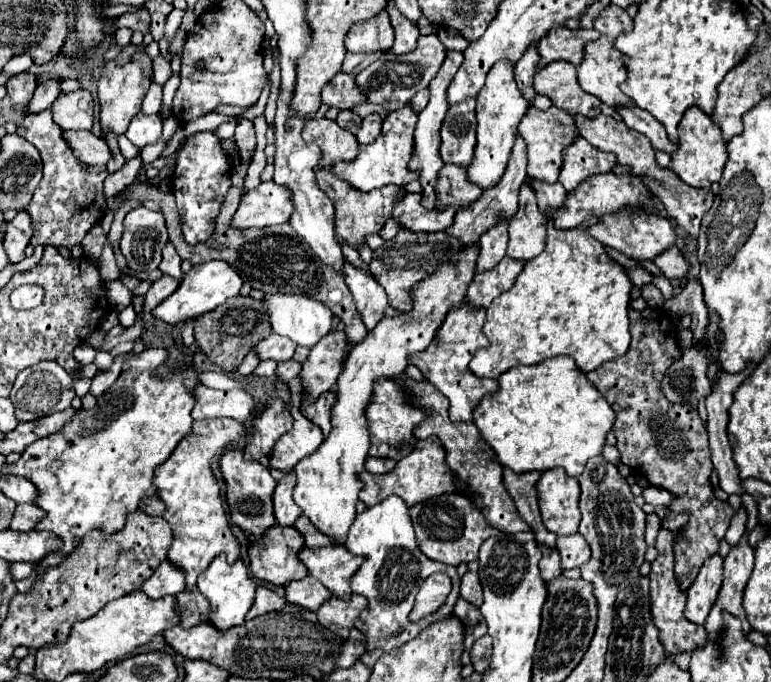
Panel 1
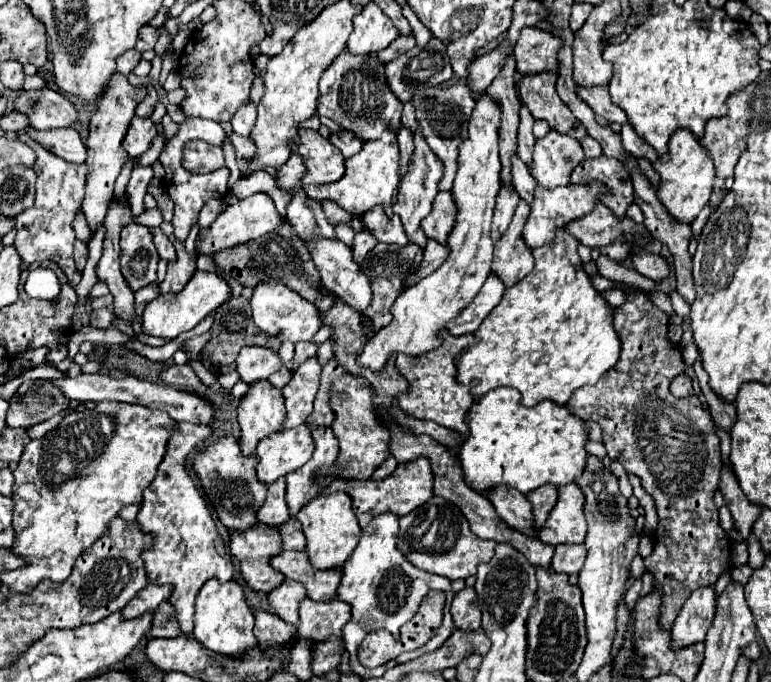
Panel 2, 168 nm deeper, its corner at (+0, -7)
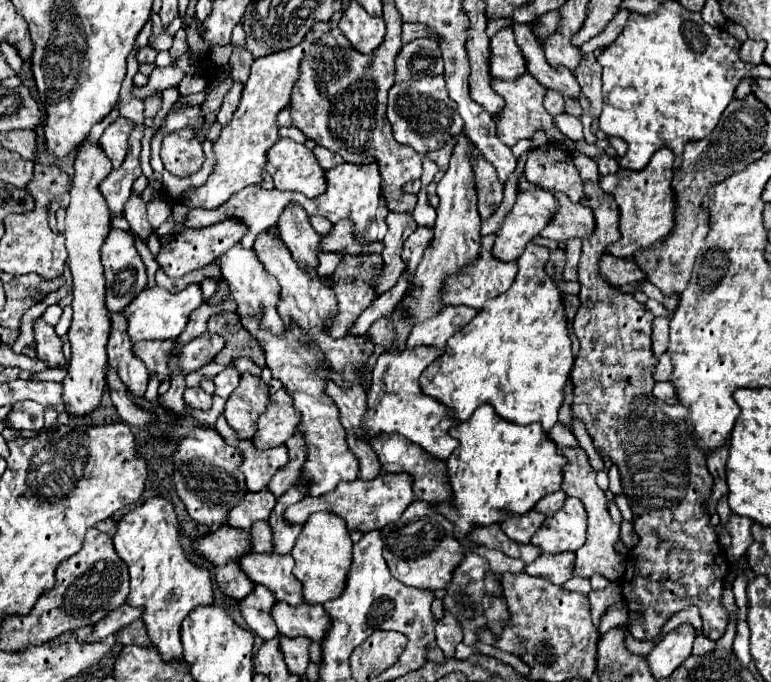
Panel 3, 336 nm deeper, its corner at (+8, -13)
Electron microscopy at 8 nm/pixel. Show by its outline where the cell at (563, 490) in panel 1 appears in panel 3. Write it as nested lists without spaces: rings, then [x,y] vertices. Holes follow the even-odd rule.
[[[566,498],[564,506],[552,516],[546,518],[542,528],[532,536],[532,544],[542,548],[544,552],[560,552],[560,550],[570,550],[576,552],[586,540],[586,510],[582,508],[582,502],[578,498]]]

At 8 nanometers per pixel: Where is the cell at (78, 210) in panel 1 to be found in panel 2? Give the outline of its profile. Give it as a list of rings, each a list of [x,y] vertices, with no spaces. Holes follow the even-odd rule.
[[[24,130],[18,132],[18,138],[22,142],[26,142],[38,154],[38,158],[34,162],[34,172],[36,172],[38,180],[36,180],[36,202],[34,202],[34,206],[15,217],[16,238],[14,238],[12,244],[16,246],[16,252],[20,254],[20,258],[26,264],[52,260],[66,272],[70,284],[78,284],[80,272],[76,270],[74,256],[72,256],[72,244],[76,240],[72,220],[74,220],[76,210],[80,208],[84,199],[86,166],[58,158],[56,154],[48,152],[40,144],[36,144]]]

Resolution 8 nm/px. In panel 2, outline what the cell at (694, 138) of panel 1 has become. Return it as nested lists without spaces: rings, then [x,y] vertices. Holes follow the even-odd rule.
[[[676,130],[668,142],[668,154],[660,156],[656,162],[652,162],[652,166],[660,176],[656,194],[662,206],[666,206],[668,214],[676,222],[692,224],[698,212],[708,204],[712,186],[714,186],[714,178],[716,178],[714,164],[706,148],[700,144],[700,140],[690,130]]]

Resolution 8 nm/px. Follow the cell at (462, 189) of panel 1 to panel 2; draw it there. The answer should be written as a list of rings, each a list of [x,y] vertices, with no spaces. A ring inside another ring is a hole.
[[[438,192],[438,198],[432,202],[432,212],[422,220],[422,230],[426,238],[432,238],[440,244],[446,244],[448,232],[454,226],[456,204],[450,192]]]

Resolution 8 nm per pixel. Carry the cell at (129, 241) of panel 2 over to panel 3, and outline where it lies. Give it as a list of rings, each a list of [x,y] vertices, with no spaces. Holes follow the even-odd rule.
[[[110,230],[102,246],[102,266],[106,274],[106,308],[108,312],[122,312],[146,288],[146,268],[136,250],[134,234],[126,230]]]

